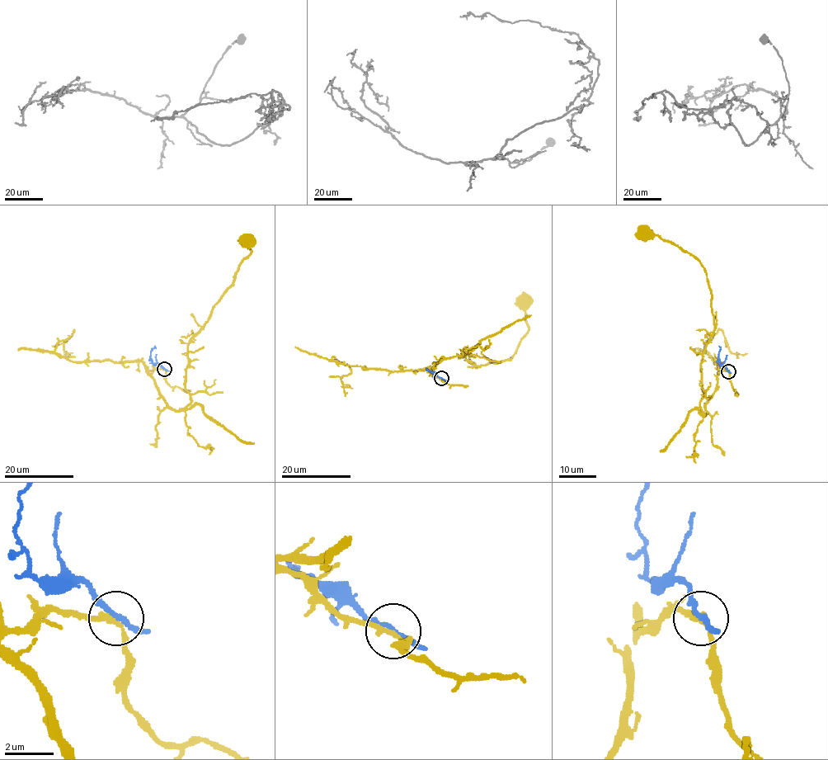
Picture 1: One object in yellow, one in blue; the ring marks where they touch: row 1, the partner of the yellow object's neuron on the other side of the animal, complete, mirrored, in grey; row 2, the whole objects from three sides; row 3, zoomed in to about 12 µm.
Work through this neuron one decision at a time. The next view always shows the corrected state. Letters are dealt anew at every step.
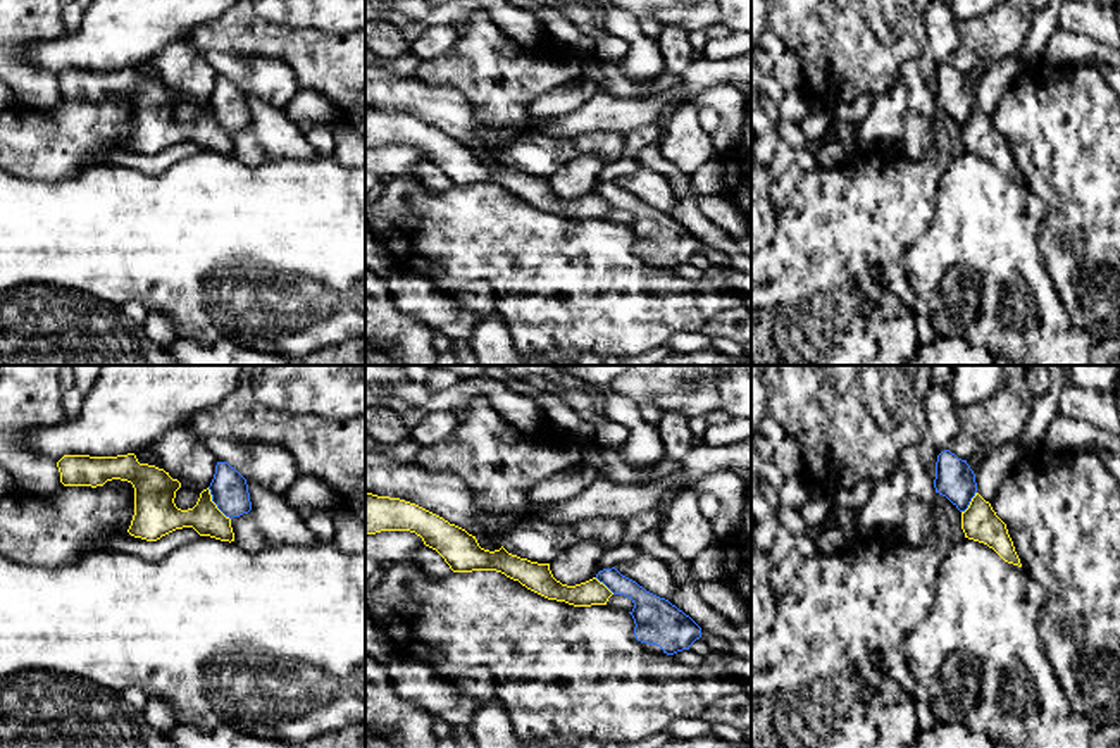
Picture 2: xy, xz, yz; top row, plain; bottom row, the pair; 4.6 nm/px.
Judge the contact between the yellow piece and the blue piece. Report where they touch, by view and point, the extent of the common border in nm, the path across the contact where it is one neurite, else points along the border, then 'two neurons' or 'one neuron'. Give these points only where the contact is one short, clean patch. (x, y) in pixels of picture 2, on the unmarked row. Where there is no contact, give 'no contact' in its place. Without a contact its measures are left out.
xy (214, 118) | 190 nm | along xy (207, 102), (212, 116), (230, 133) | two neurons

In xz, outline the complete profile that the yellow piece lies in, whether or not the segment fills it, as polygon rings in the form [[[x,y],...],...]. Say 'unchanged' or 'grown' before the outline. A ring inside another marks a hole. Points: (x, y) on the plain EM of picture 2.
unchanged | [[[365,107],[365,148],[381,145],[415,146],[453,186],[496,184],[548,214],[591,221],[607,219],[613,209],[596,191],[576,200],[562,198],[553,191],[550,178],[520,172],[503,160],[495,165],[484,164],[476,150],[415,117]]]

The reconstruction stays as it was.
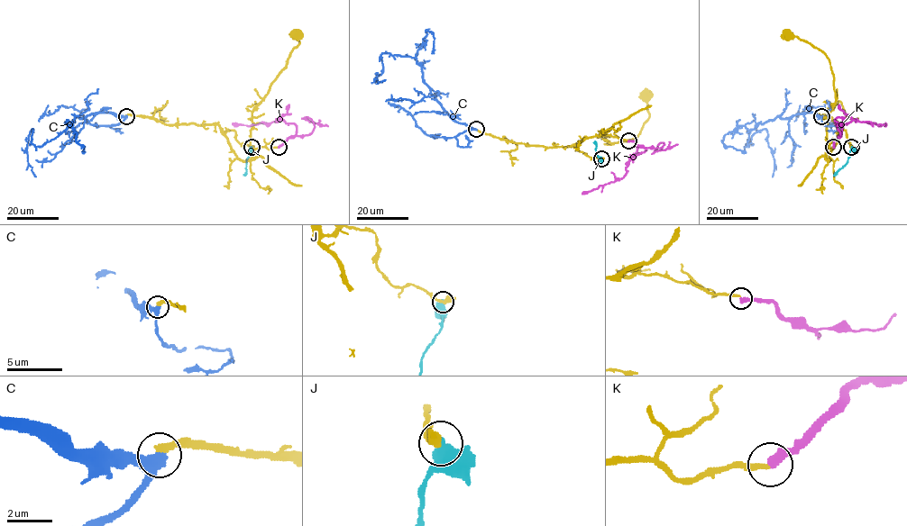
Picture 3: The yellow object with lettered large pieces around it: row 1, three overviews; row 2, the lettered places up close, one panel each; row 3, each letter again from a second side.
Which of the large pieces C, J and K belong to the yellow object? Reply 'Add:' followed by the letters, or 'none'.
Add: none

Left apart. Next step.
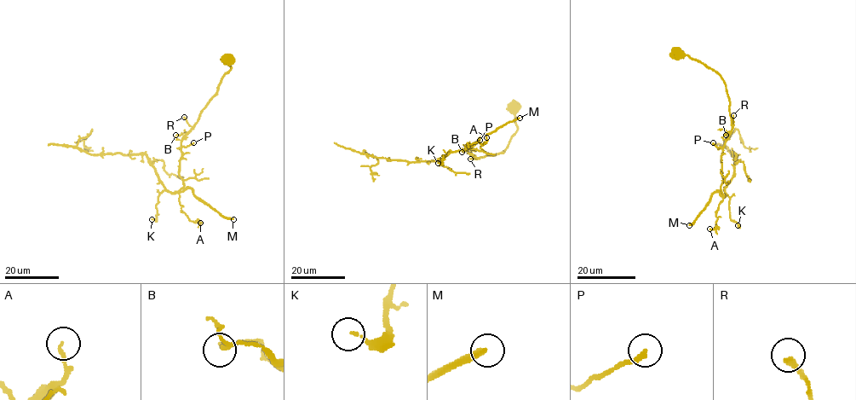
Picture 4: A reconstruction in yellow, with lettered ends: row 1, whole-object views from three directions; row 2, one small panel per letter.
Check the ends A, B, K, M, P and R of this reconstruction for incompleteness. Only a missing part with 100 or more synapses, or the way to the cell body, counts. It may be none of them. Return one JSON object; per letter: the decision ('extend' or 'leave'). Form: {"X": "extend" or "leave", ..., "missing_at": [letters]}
{"A": "leave", "B": "leave", "K": "leave", "M": "extend", "P": "leave", "R": "leave", "missing_at": ["M"]}

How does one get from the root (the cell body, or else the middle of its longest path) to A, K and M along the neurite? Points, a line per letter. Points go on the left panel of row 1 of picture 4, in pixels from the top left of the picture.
A: (228, 60), (231, 68), (216, 94), (181, 142), (179, 204), (191, 221), (200, 223)
K: (228, 60), (231, 68), (216, 94), (181, 142), (183, 186), (159, 194), (156, 217), (152, 219)
M: (228, 60), (231, 68), (216, 94), (181, 142), (179, 175), (184, 188), (190, 188), (233, 219)

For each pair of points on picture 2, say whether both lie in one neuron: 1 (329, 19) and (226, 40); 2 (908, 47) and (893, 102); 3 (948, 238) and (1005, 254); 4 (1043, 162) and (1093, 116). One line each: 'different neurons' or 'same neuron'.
1: different neurons
2: different neurons
3: same neuron
4: same neuron

